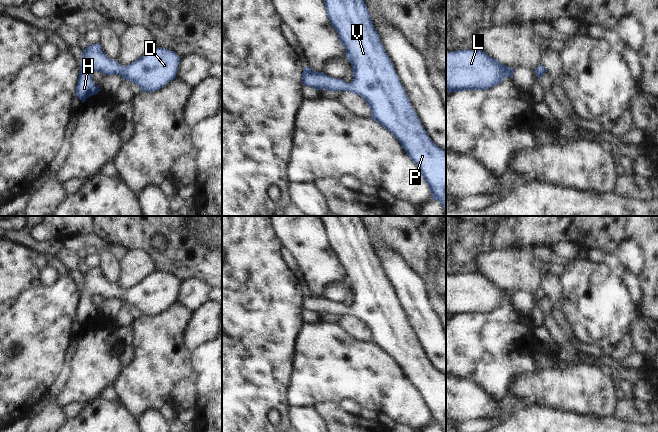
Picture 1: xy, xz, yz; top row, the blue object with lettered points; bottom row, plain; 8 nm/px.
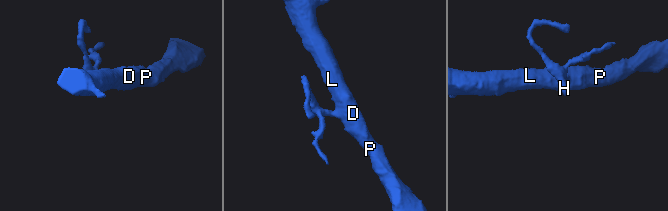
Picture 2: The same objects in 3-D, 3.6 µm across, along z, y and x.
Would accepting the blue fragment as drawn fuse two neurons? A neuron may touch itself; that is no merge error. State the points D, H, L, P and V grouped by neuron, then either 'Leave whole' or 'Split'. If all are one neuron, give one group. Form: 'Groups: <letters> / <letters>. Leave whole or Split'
Groups: D H L P V. Leave whole.

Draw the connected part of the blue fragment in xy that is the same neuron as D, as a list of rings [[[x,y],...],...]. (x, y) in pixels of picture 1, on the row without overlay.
[[[100,267],[89,269],[82,275],[76,320],[84,327],[100,313],[92,304],[92,297],[118,298],[124,304],[137,308],[142,316],[155,316],[176,302],[180,280],[165,272],[152,272],[127,290],[110,283]]]

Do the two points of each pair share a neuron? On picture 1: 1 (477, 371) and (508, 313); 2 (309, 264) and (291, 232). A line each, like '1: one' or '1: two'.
1: one
2: one

